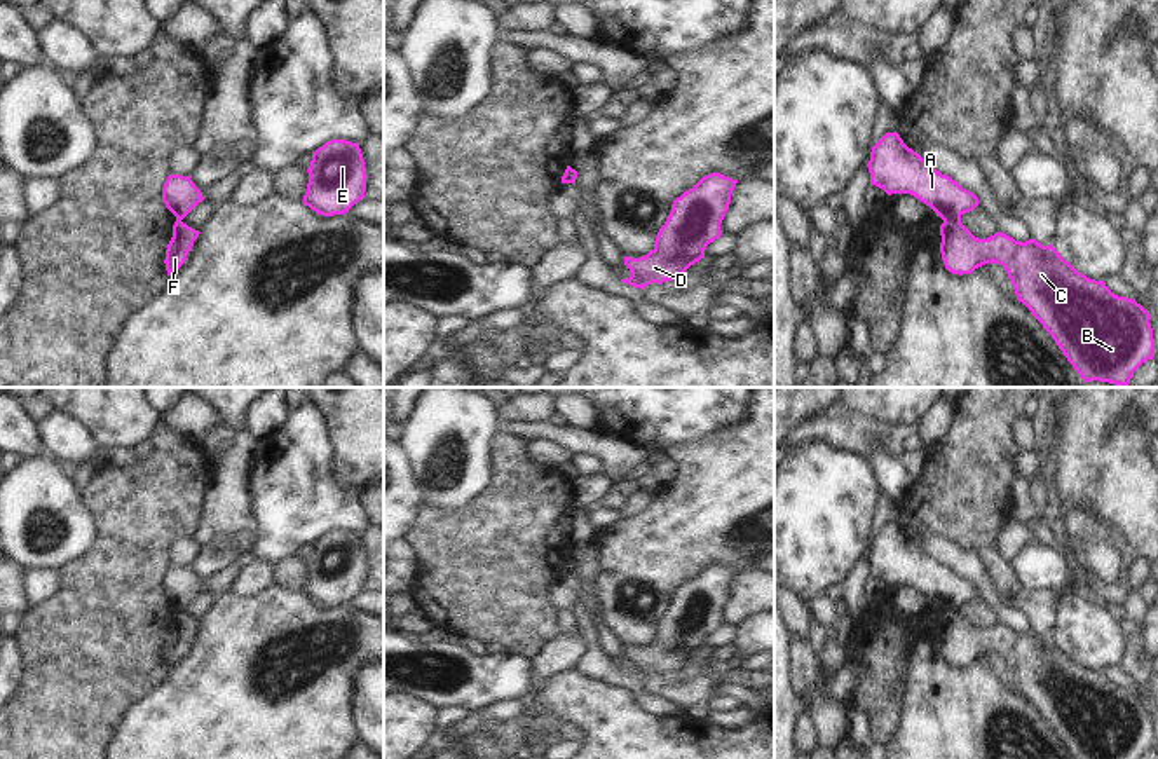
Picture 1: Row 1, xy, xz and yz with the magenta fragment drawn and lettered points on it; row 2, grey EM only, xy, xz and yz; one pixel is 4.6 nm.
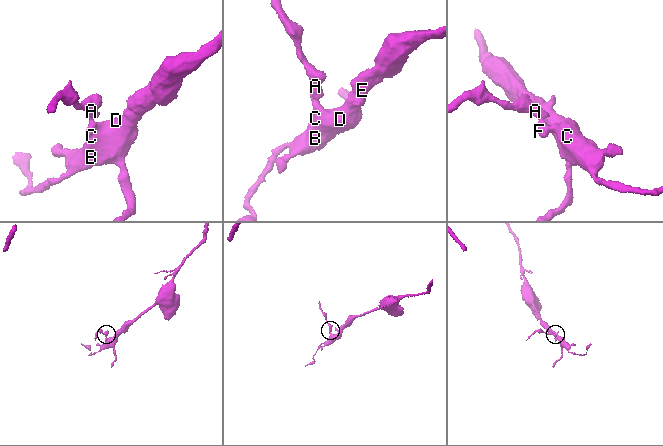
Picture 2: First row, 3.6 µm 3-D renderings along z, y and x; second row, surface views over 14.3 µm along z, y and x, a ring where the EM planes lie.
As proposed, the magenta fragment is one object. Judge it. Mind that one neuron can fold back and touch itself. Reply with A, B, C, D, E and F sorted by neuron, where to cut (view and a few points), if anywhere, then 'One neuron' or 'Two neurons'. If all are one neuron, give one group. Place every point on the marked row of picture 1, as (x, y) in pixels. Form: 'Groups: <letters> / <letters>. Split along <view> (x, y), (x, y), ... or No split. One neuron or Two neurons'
Groups: A / B C D E F. Split along yz (944, 218), (960, 220). Two neurons.

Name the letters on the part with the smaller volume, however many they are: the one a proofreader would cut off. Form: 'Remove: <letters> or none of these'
Remove: A.

